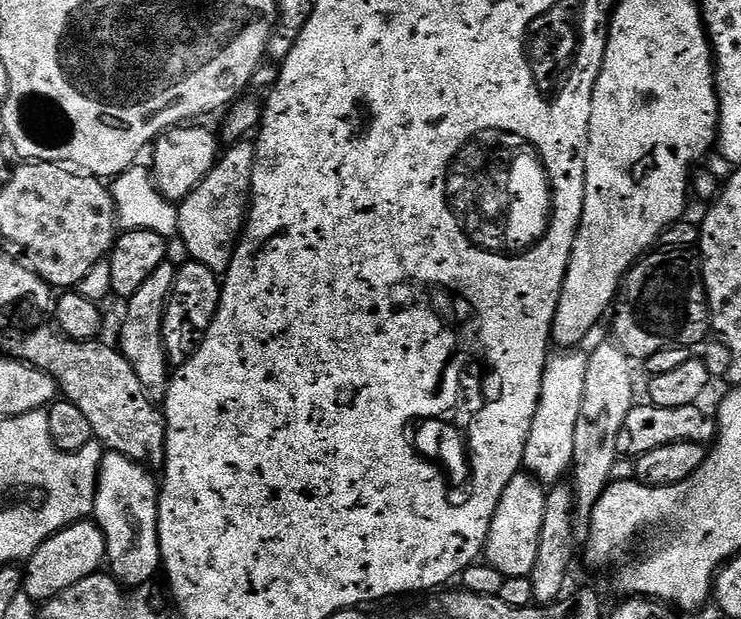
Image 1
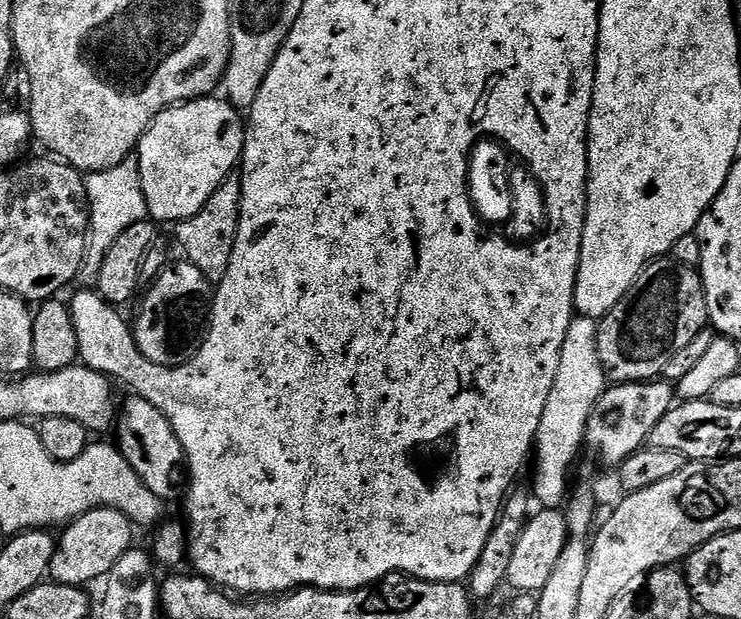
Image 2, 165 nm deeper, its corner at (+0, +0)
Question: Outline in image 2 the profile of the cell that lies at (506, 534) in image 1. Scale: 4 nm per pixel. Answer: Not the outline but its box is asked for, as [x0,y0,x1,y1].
[530,317,607,510]

